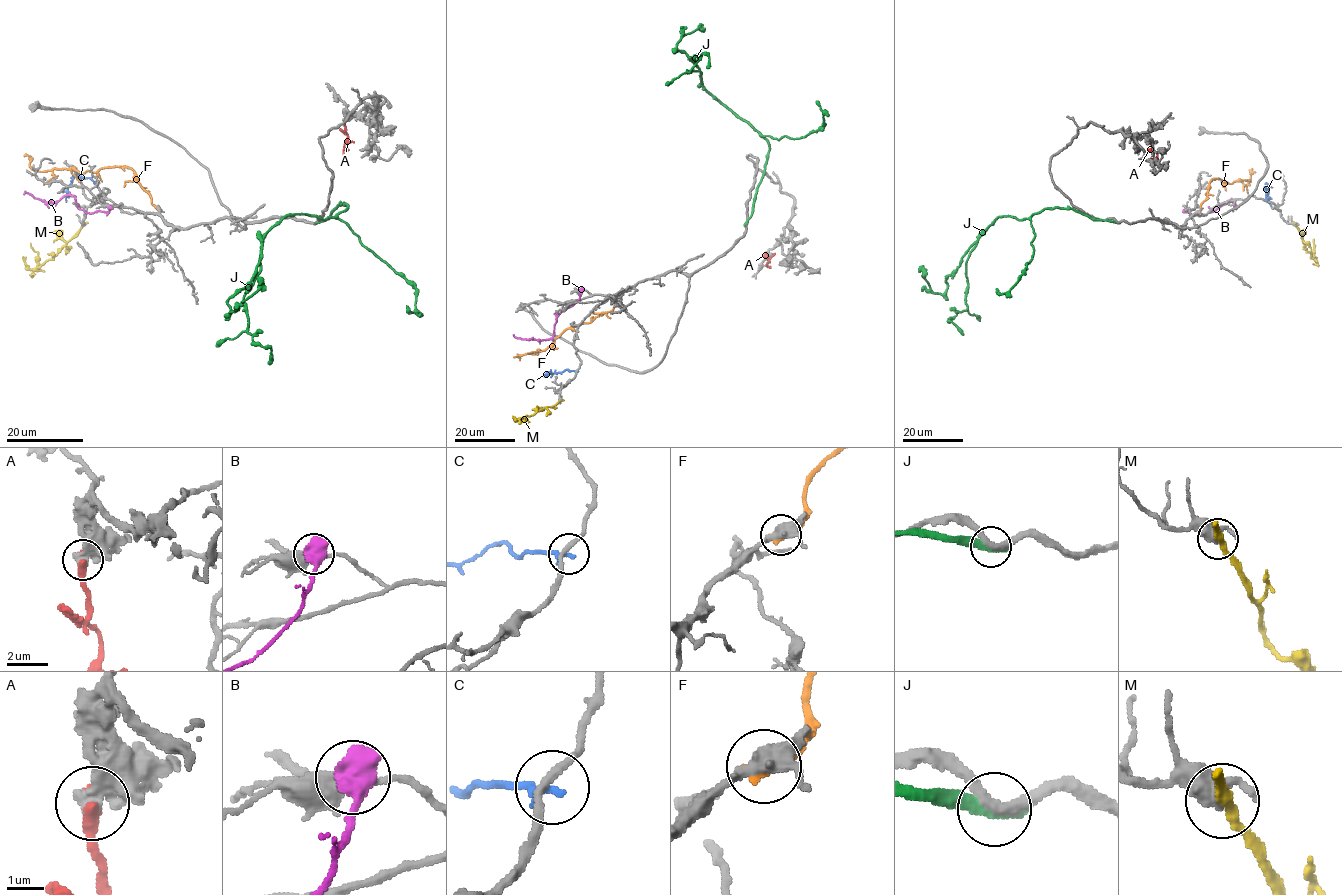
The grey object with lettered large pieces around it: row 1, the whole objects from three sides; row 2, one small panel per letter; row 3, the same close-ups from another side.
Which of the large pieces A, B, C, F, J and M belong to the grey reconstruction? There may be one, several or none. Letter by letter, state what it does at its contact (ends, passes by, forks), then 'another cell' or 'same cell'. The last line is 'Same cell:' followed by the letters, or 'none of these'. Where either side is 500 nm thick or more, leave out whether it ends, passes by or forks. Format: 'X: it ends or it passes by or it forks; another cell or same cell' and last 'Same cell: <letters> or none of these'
A: same cell
B: another cell
C: it ends; another cell
F: it ends; another cell
J: it ends; another cell
M: it passes by; another cell
Same cell: A

